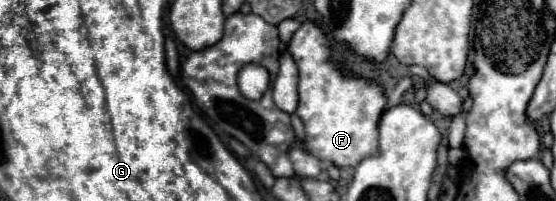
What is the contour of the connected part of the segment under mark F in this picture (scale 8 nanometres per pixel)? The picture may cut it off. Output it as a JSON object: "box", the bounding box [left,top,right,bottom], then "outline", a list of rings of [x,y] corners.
{"box":[287,22,385,168],"outline":[[[303,22],[293,34],[287,50],[299,68],[299,106],[297,116],[305,124],[305,148],[317,158],[325,158],[339,168],[355,166],[377,150],[377,124],[385,108],[385,94],[375,82],[365,78],[343,78],[329,62],[325,34],[313,24]]]}

